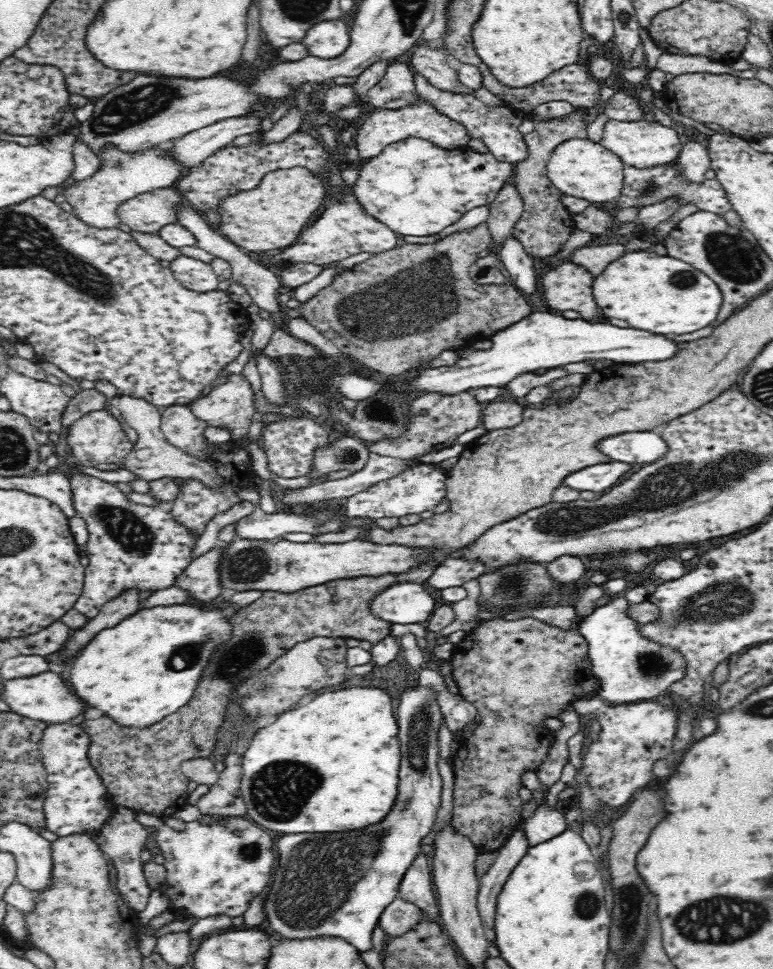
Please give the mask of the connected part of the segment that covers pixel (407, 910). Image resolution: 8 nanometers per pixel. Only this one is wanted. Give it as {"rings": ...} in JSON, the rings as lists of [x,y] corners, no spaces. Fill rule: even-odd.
{"rings":[[[397,896],[384,909],[379,918],[379,925],[388,938],[393,938],[402,936],[414,928],[416,923],[422,921],[424,921],[422,911],[415,904]]]}

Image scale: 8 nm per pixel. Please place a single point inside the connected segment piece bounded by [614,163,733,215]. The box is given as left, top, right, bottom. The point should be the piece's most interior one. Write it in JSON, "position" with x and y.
{"position":[641,187]}

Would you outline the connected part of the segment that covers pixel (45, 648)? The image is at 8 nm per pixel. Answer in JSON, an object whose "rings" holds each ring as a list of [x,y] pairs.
{"rings":[[[60,620],[43,628],[40,632],[25,637],[7,639],[7,641],[20,652],[20,655],[44,657],[56,650],[60,651],[71,632],[72,629]]]}

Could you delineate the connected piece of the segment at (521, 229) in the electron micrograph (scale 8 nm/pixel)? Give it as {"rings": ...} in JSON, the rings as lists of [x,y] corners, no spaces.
{"rings":[[[578,108],[578,112],[572,112],[568,118],[550,118],[535,122],[534,131],[524,135],[528,158],[516,163],[516,173],[511,179],[523,200],[523,213],[514,225],[513,236],[523,244],[524,250],[530,255],[546,258],[556,255],[576,228],[571,214],[561,201],[560,190],[555,188],[547,176],[547,162],[554,148],[565,140],[588,138],[588,122],[585,122],[581,110],[582,108]]]}

